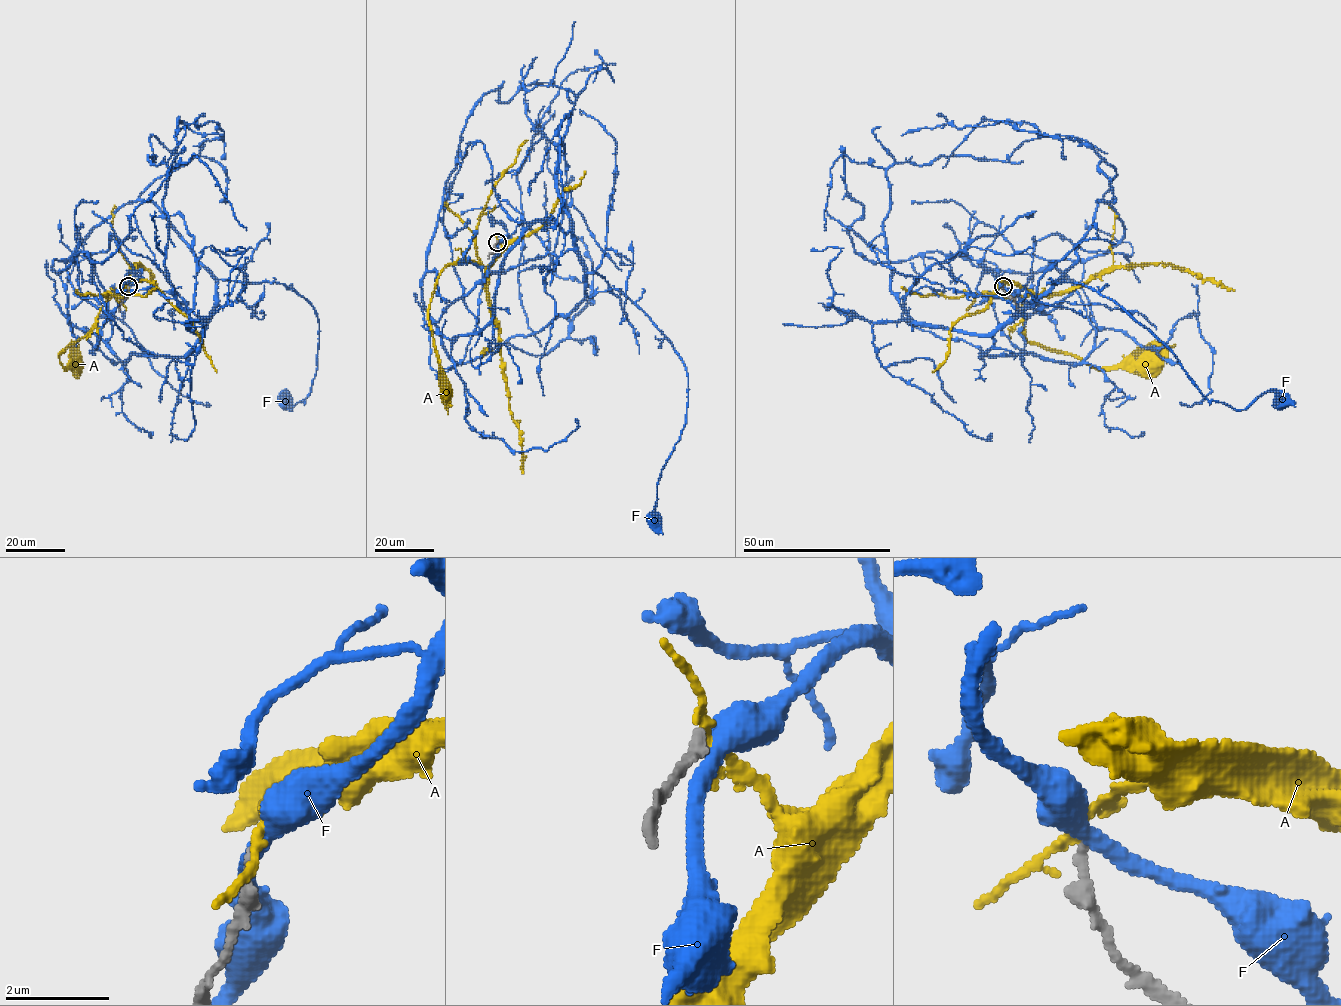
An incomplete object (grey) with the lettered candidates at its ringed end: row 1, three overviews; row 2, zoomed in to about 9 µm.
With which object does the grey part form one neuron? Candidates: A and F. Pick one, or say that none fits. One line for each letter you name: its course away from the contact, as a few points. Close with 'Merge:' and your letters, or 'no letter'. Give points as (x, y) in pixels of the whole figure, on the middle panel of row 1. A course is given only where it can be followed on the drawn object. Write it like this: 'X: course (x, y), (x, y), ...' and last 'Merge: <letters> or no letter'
A: course (497, 242), (502, 251), (489, 266), (452, 262), (442, 270), (431, 300), (428, 323), (448, 414)
Merge: A

